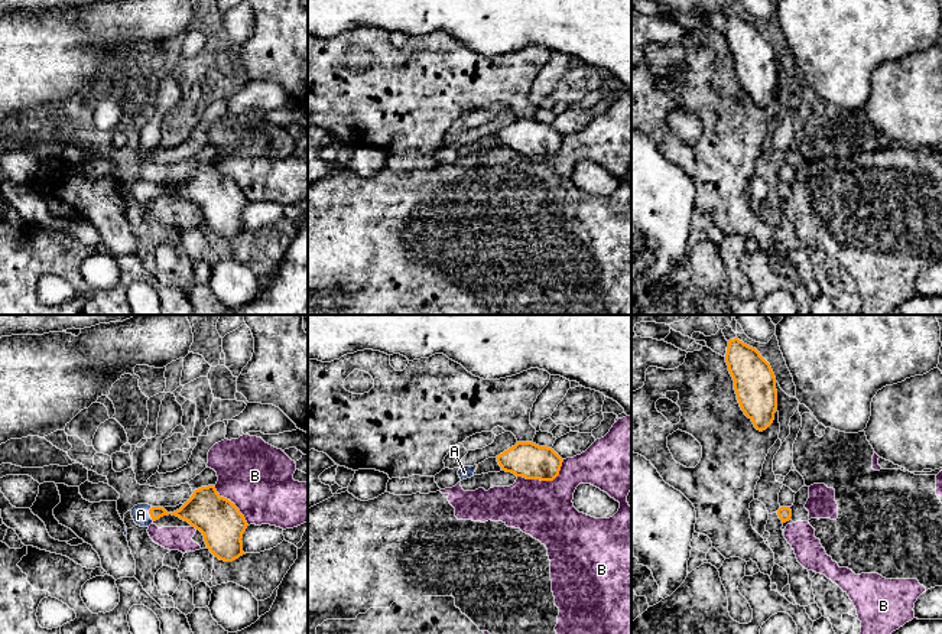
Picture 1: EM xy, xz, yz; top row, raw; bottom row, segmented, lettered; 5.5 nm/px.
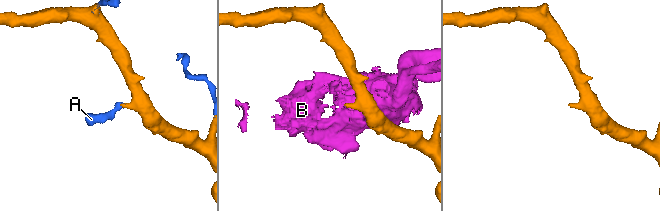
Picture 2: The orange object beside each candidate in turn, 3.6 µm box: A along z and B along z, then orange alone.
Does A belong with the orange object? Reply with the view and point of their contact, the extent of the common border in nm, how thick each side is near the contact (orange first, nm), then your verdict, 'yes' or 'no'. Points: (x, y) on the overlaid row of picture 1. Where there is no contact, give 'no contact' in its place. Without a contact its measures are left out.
xy (149, 513) | 80 nm | 140/100 nm | yes

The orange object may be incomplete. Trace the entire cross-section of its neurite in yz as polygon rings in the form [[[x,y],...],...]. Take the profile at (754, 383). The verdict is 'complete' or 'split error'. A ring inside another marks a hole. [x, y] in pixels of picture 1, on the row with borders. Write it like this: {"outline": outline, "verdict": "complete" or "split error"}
{"outline": [[[738,338],[728,341],[725,362],[741,410],[757,430],[766,430],[777,409],[776,377],[770,364]]], "verdict": "complete"}

